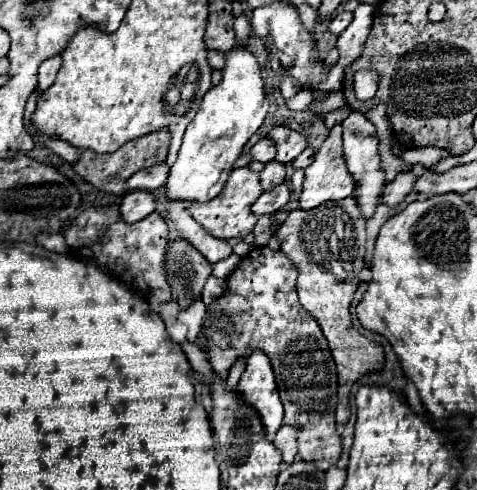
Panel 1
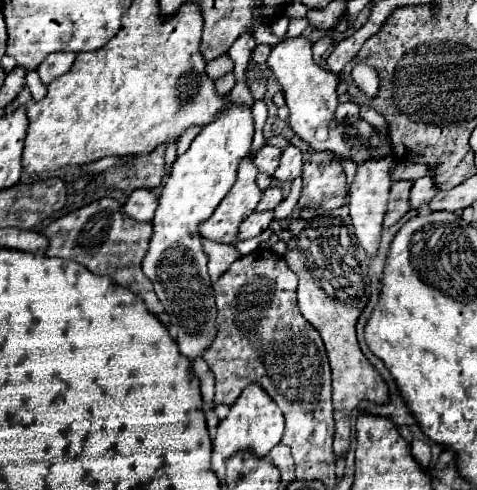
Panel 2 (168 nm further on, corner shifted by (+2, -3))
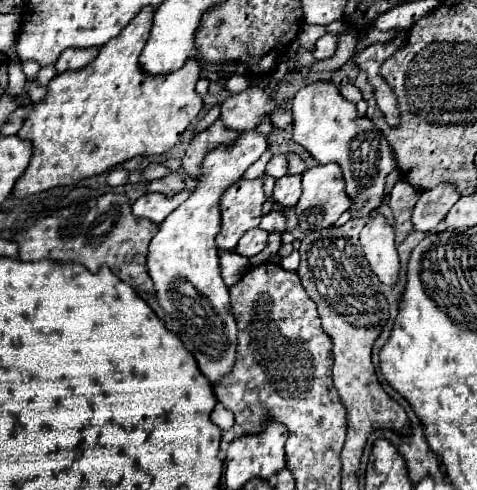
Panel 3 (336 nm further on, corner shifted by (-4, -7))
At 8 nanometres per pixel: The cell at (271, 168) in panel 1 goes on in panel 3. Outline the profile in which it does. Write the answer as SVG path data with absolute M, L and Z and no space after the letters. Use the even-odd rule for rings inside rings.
M272 209L270 213L266 213L262 217L260 229L264 229L264 231L286 231L286 217L284 217L284 213Z

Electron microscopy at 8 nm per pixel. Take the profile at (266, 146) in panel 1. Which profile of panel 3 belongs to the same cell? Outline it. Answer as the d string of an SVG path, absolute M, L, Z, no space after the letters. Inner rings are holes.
M274 155L266 165L266 175L270 177L284 177L288 173L288 161L286 155Z

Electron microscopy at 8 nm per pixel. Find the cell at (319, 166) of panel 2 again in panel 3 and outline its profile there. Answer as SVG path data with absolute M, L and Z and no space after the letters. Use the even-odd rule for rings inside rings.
M338 163L316 165L302 175L302 197L296 205L298 225L302 231L326 229L350 207L352 207L352 199L348 199L348 195L344 195L344 177L342 177Z

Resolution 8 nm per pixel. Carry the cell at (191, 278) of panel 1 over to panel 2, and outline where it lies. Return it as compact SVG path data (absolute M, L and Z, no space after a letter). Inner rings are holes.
M230 103L226 111L214 119L214 123L202 127L190 149L174 161L160 195L156 219L152 221L154 231L146 257L142 259L142 271L152 281L154 291L170 317L170 323L176 325L176 343L180 353L188 359L202 357L216 337L216 301L206 269L208 257L202 249L198 225L210 219L218 203L234 185L236 169L252 149L252 135L252 111L248 107Z

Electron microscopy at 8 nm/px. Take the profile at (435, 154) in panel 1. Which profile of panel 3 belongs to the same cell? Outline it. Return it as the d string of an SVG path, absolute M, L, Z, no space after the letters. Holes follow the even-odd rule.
M380 207L368 213L368 223L360 231L360 243L364 249L364 257L368 259L378 279L386 285L394 285L400 271L394 243L394 227L380 213Z

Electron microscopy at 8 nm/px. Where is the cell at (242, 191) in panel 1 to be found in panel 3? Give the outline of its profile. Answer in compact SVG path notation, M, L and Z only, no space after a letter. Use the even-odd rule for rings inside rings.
M240 179L228 187L220 199L222 229L216 235L216 245L224 251L232 251L248 229L258 227L264 201L262 179Z

